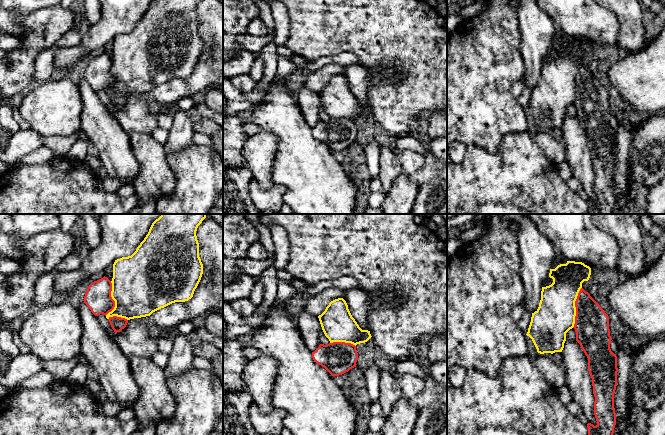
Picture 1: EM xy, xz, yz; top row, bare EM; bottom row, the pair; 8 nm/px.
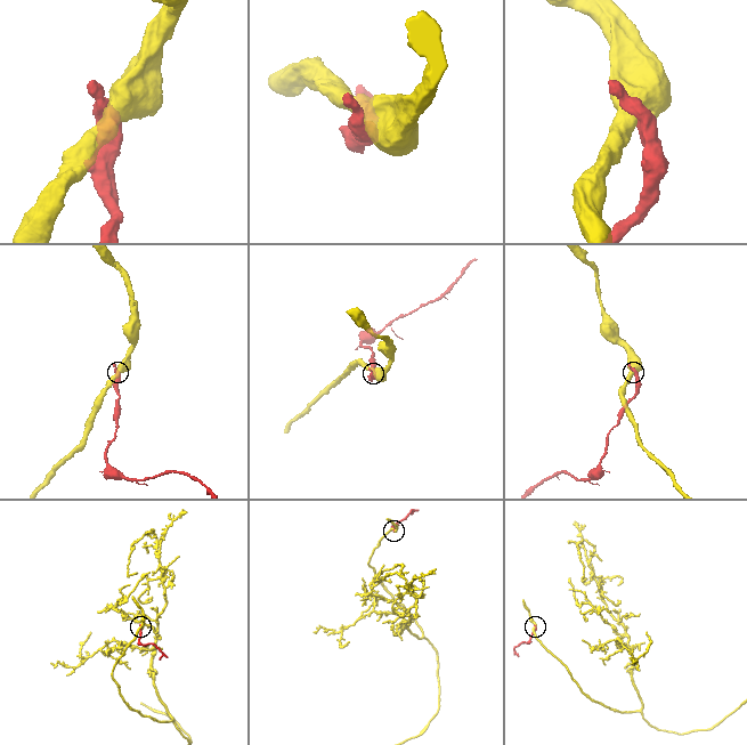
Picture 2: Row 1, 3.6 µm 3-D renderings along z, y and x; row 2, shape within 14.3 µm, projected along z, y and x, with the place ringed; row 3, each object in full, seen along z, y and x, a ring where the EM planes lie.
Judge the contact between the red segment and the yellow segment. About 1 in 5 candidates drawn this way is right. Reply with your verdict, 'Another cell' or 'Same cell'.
Another cell

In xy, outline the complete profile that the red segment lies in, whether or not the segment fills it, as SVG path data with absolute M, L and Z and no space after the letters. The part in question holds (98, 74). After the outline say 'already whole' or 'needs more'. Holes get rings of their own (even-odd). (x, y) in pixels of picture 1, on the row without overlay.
M104 52L88 62L83 77L95 92L100 90L106 92L115 83L111 67L112 59Z; already whole

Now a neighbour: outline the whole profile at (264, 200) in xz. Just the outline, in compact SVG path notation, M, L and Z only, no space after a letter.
M252 179L249 184L250 198L261 213L265 211L279 212L284 204L283 195L285 192L286 188L279 185L274 185L269 190L263 190L255 179Z

